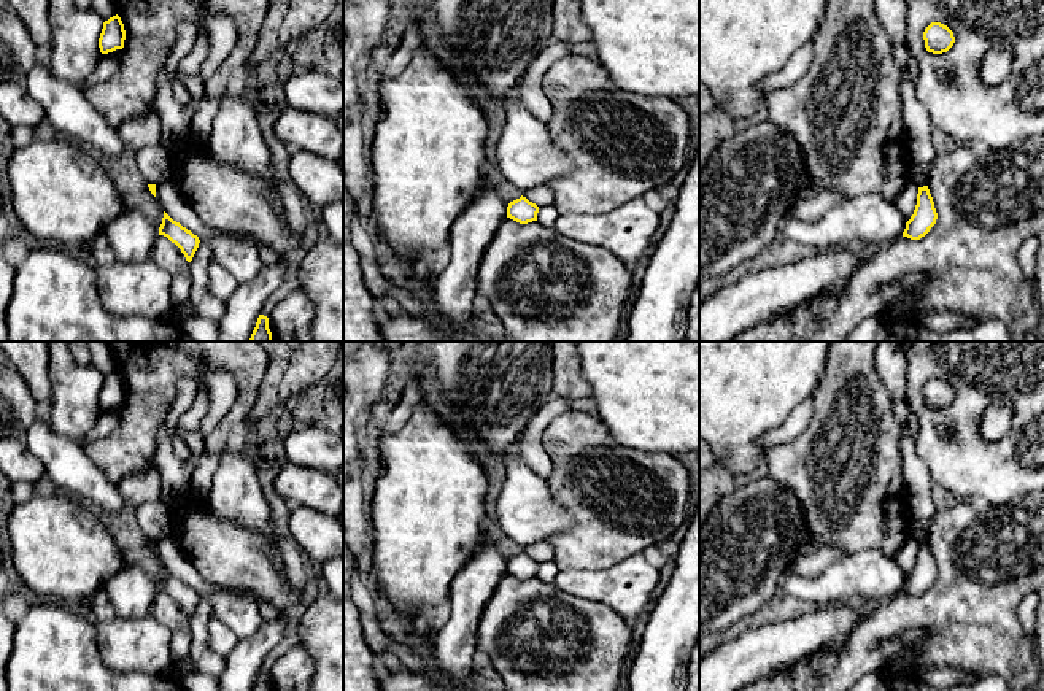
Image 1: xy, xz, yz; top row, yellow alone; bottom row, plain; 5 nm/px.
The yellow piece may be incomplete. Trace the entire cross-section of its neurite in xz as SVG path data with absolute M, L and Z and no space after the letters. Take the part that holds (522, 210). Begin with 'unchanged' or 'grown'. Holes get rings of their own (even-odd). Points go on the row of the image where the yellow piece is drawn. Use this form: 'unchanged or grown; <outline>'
unchanged; M520 197L508 203L507 207L507 218L520 222L528 224L537 221L539 207L529 202L526 197Z

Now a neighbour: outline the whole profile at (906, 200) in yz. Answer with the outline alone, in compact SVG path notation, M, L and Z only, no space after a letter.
M909 180L895 200L906 221L909 221L914 214L917 205L917 194L918 187L915 181Z

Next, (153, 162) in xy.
M162 145L148 146L137 154L137 167L148 184L159 184L172 180L172 164Z

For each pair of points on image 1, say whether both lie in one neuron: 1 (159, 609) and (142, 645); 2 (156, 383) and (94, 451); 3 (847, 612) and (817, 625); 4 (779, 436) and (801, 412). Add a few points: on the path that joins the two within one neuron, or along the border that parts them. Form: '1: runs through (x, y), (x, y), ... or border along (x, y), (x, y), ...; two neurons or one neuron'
1: border along (150, 615), (170, 633), (170, 650); two neurons
2: runs through (146, 404), (143, 415), (115, 443); one neuron
3: runs through (839, 620), (833, 625), (825, 625); one neuron
4: runs through (785, 431), (798, 418); one neuron

